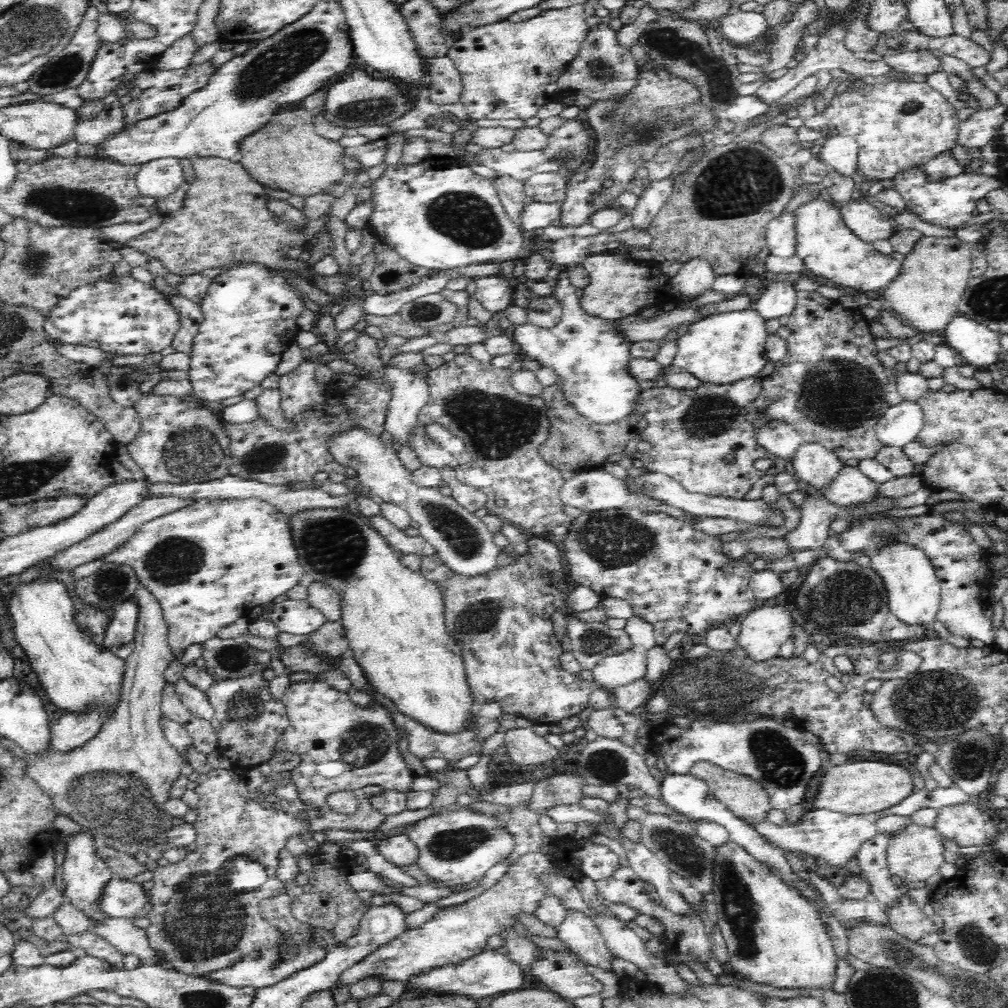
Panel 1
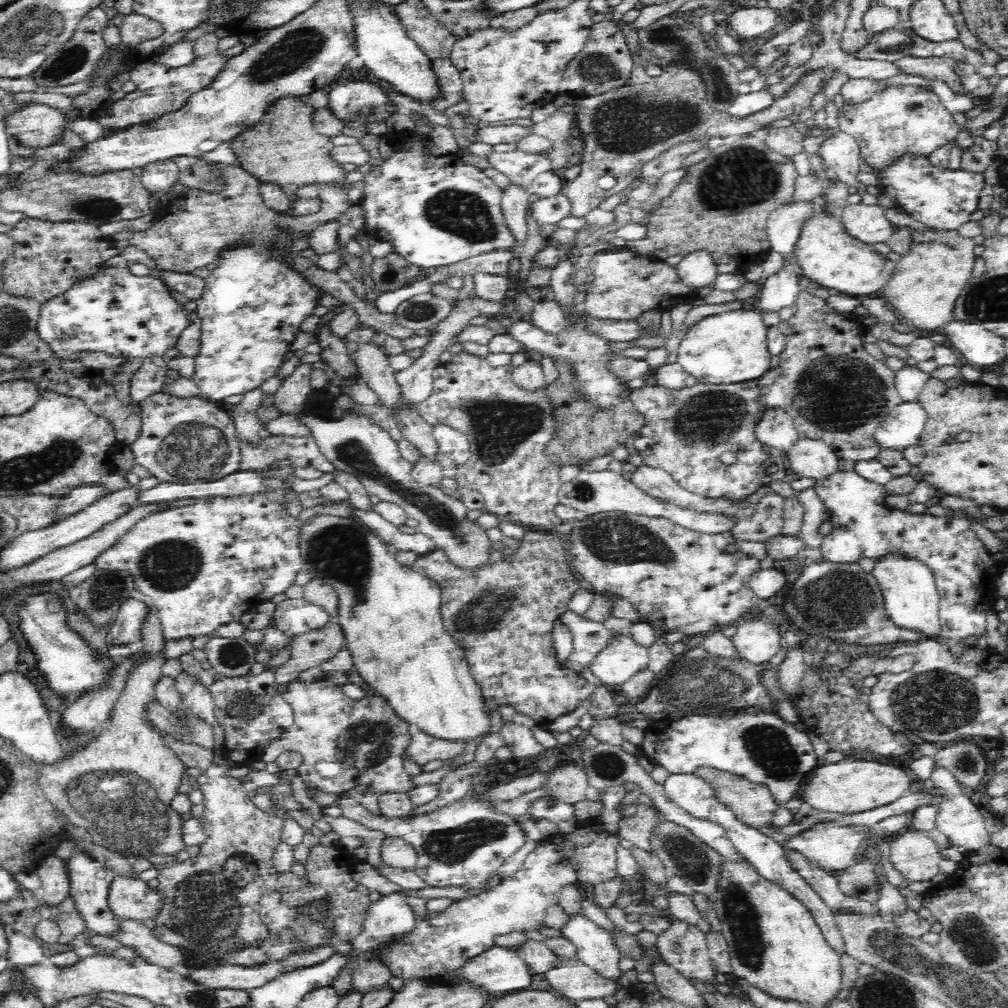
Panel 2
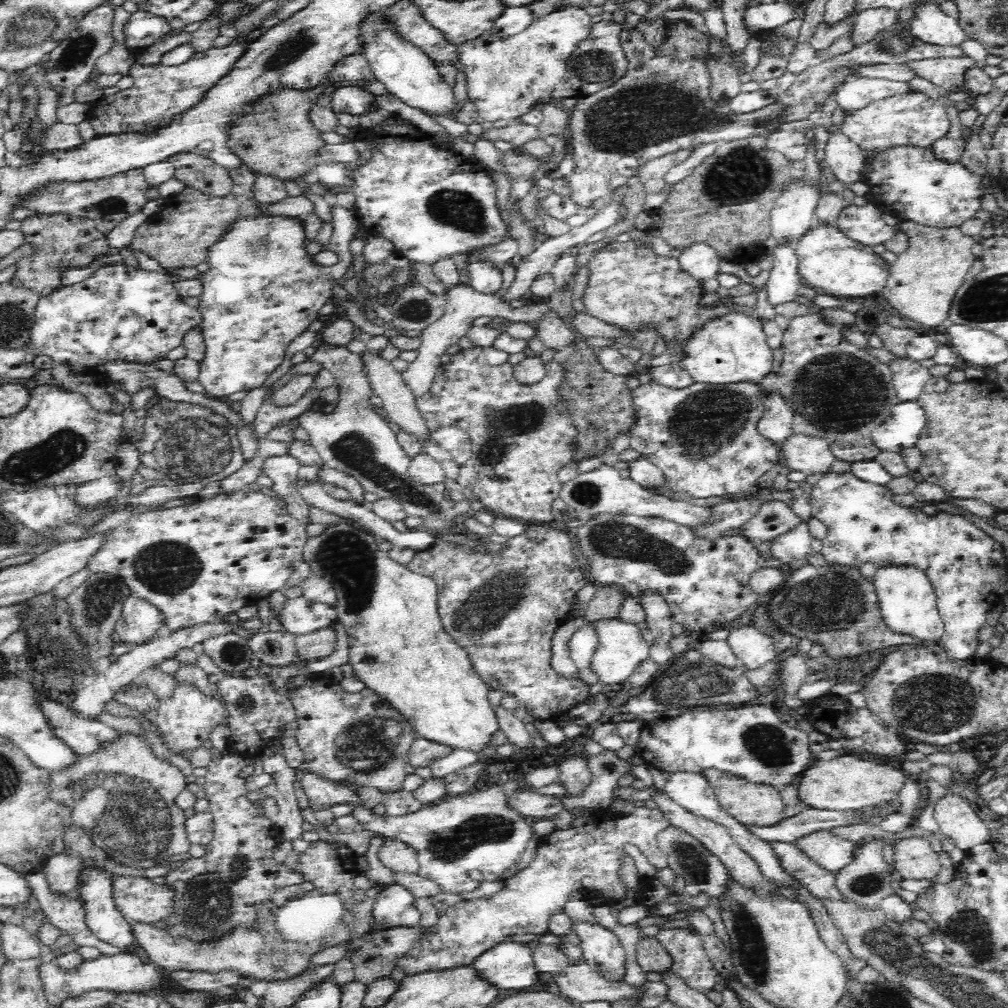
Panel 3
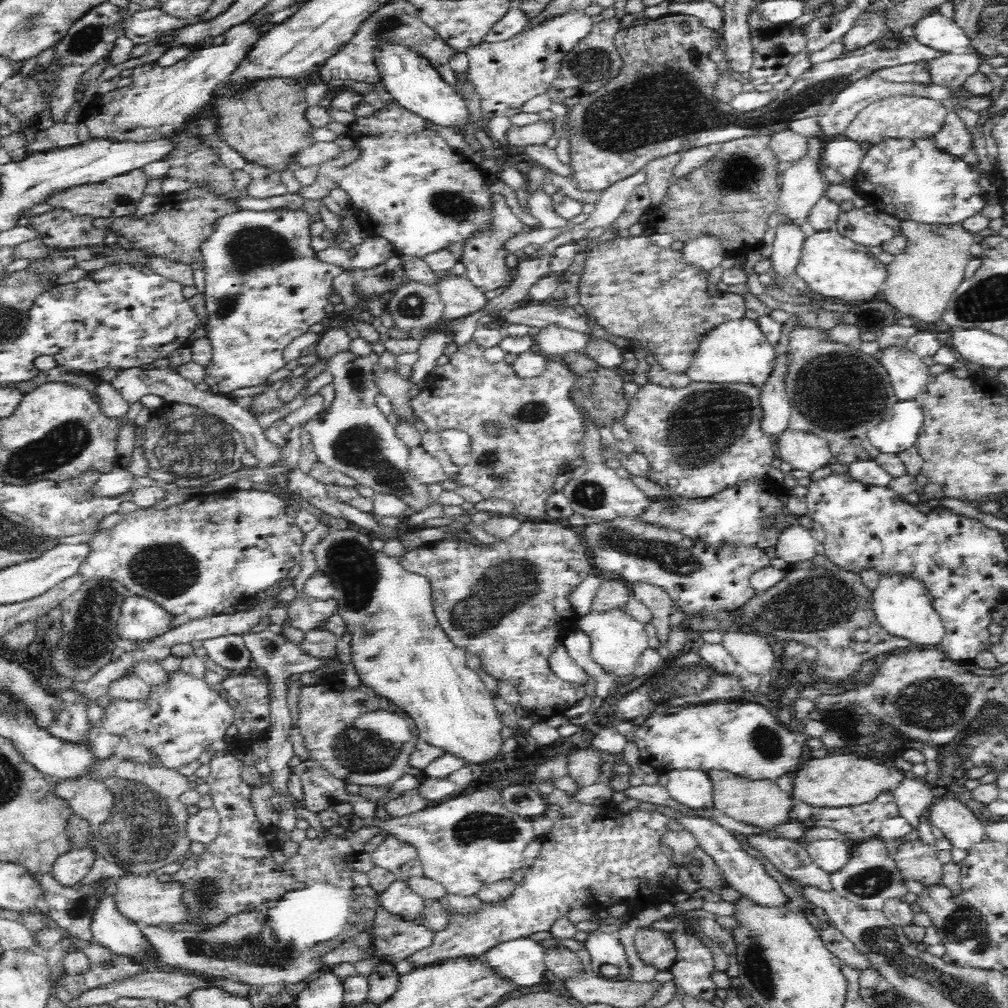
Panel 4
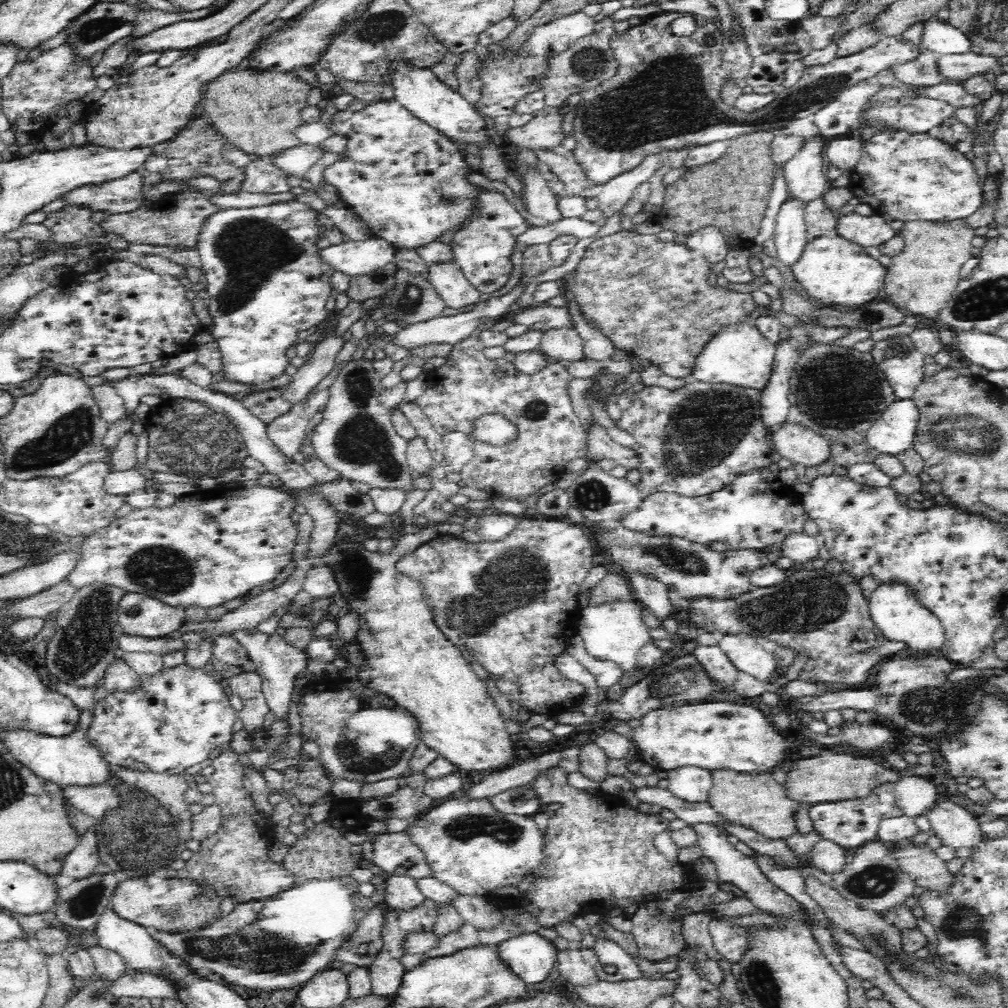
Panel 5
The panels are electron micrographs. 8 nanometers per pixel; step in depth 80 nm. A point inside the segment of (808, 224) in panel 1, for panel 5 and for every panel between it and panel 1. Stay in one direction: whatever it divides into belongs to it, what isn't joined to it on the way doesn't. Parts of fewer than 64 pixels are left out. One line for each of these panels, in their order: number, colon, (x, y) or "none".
2: (827, 256)
3: (830, 262)
4: (834, 267)
5: (835, 271)

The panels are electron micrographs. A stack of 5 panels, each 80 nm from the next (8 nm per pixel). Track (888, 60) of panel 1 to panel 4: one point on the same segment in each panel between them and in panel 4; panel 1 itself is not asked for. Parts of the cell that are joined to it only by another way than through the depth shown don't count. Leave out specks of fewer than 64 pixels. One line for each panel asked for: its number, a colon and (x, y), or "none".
2: (931, 67)
3: (946, 72)
4: (950, 70)

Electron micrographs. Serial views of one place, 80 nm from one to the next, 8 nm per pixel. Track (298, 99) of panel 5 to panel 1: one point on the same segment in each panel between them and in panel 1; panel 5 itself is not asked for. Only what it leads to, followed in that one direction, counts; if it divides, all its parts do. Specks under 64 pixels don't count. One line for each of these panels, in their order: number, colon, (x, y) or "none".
1: (287, 154)
2: (284, 149)
3: (278, 139)
4: (267, 124)

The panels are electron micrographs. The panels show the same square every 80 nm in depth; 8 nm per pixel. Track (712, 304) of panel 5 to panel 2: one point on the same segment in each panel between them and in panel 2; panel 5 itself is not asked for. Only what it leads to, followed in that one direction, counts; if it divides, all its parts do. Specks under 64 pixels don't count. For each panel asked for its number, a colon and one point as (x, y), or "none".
2: (626, 285)
3: (629, 285)
4: (635, 290)

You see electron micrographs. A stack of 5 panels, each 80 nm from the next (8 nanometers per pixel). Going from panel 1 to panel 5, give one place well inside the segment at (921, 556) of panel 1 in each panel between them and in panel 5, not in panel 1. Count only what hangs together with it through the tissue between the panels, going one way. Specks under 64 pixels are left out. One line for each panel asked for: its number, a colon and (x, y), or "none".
2: (911, 598)
3: (907, 598)
4: (902, 602)
5: (898, 612)

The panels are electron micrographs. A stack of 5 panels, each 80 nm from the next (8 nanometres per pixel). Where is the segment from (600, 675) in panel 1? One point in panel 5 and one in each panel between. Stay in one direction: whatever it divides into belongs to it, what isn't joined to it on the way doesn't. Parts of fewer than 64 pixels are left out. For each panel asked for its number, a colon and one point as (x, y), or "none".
2: (616, 664)
3: (621, 651)
4: (618, 640)
5: (614, 632)

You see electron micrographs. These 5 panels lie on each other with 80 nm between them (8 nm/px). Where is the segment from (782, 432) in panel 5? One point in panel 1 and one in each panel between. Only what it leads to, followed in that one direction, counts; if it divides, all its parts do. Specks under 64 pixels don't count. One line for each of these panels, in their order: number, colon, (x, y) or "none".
1: (818, 466)
2: (814, 459)
3: (810, 455)
4: (806, 451)

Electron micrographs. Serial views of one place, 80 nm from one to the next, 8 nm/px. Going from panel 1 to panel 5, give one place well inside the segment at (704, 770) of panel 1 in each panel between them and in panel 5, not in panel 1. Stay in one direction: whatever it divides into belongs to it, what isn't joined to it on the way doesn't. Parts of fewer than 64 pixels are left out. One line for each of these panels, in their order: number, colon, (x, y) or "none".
2: (753, 803)
3: (754, 804)
4: (761, 803)
5: (760, 803)

